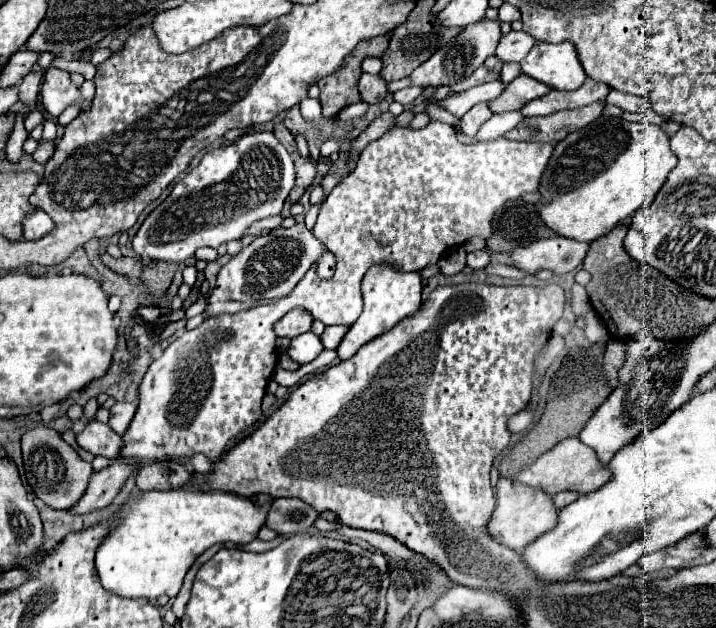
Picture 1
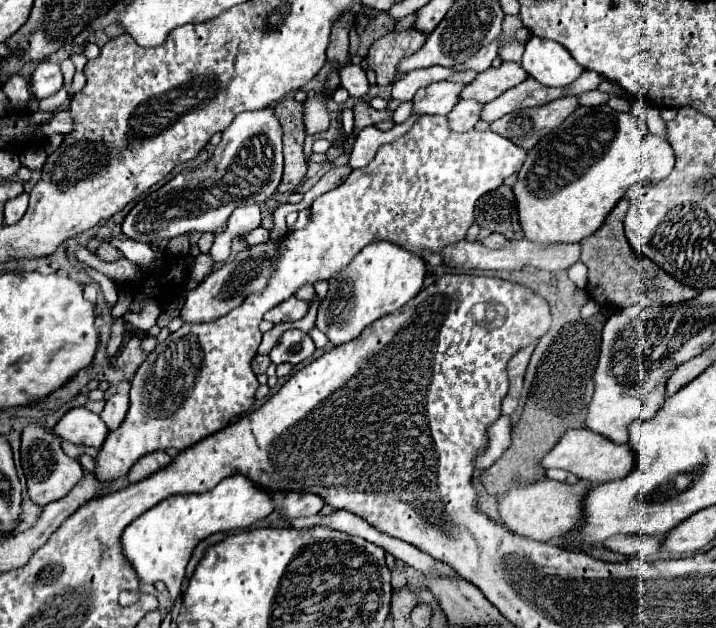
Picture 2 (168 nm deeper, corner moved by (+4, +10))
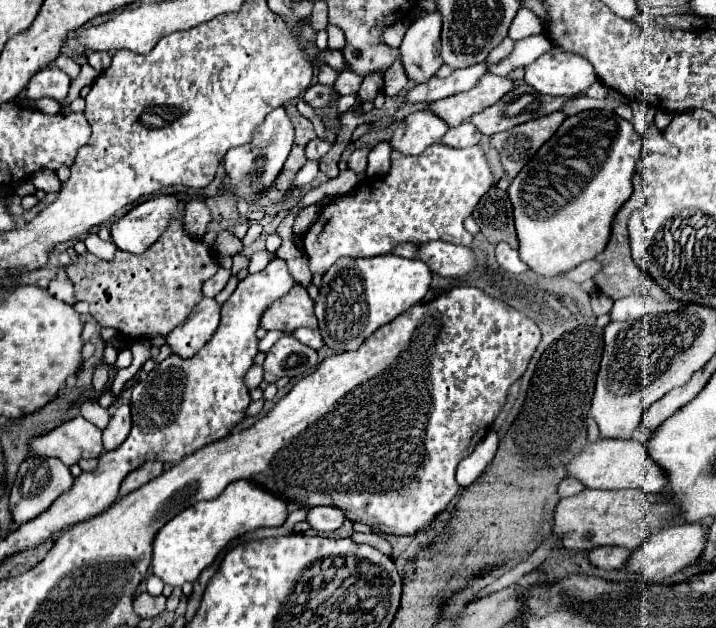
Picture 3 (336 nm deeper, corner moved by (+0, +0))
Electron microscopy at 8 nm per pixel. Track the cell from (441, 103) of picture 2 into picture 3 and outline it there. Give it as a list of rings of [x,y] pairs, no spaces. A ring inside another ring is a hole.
[[[429,108],[409,114],[395,130],[391,138],[391,148],[405,154],[421,154],[429,144],[443,138],[447,124]]]

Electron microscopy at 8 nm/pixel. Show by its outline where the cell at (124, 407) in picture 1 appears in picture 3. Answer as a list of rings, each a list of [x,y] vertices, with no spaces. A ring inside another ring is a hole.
[[[121,404],[115,414],[111,416],[107,428],[103,430],[103,446],[105,450],[113,450],[119,444],[125,442],[127,434],[131,430],[131,412],[129,412],[129,404]]]

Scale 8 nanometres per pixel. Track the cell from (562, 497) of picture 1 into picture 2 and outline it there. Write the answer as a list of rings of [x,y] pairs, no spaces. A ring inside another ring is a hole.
[[[547,470],[547,478],[551,480],[557,480],[557,482],[567,482],[567,484],[575,484],[579,478],[565,472],[565,470]]]

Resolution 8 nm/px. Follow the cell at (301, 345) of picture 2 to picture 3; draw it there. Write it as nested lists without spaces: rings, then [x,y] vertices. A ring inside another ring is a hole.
[[[283,336],[281,340],[275,342],[275,346],[267,352],[267,358],[263,362],[265,370],[265,380],[267,382],[277,382],[283,376],[301,376],[311,370],[315,370],[319,364],[317,352],[293,336]]]

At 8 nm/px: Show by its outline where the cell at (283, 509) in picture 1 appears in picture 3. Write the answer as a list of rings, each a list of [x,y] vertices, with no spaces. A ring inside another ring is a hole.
[[[313,506],[307,510],[307,522],[317,532],[337,530],[345,520],[345,514],[331,506]]]

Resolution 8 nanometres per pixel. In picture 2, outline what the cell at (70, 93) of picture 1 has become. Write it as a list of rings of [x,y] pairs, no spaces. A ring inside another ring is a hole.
[[[43,60],[37,64],[37,68],[31,74],[31,90],[41,100],[51,96],[63,86],[63,74],[57,62]]]

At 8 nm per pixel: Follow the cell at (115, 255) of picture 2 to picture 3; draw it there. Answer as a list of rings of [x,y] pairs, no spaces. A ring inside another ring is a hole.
[[[173,224],[157,240],[151,248],[147,248],[143,254],[129,254],[129,252],[117,252],[113,260],[101,260],[89,252],[77,256],[77,260],[69,262],[65,272],[69,280],[75,286],[77,300],[85,300],[91,304],[91,314],[101,326],[117,328],[119,332],[127,336],[167,336],[173,328],[177,328],[193,310],[197,300],[203,298],[201,286],[207,278],[211,278],[219,264],[215,256],[211,256],[211,248],[203,246],[201,240],[189,238],[183,230],[183,224]]]

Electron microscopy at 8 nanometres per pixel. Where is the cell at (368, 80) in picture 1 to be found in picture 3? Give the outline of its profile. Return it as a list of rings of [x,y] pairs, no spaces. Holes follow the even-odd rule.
[[[343,70],[335,82],[335,90],[339,94],[357,94],[361,82],[363,82],[363,76],[349,72],[349,70]]]

